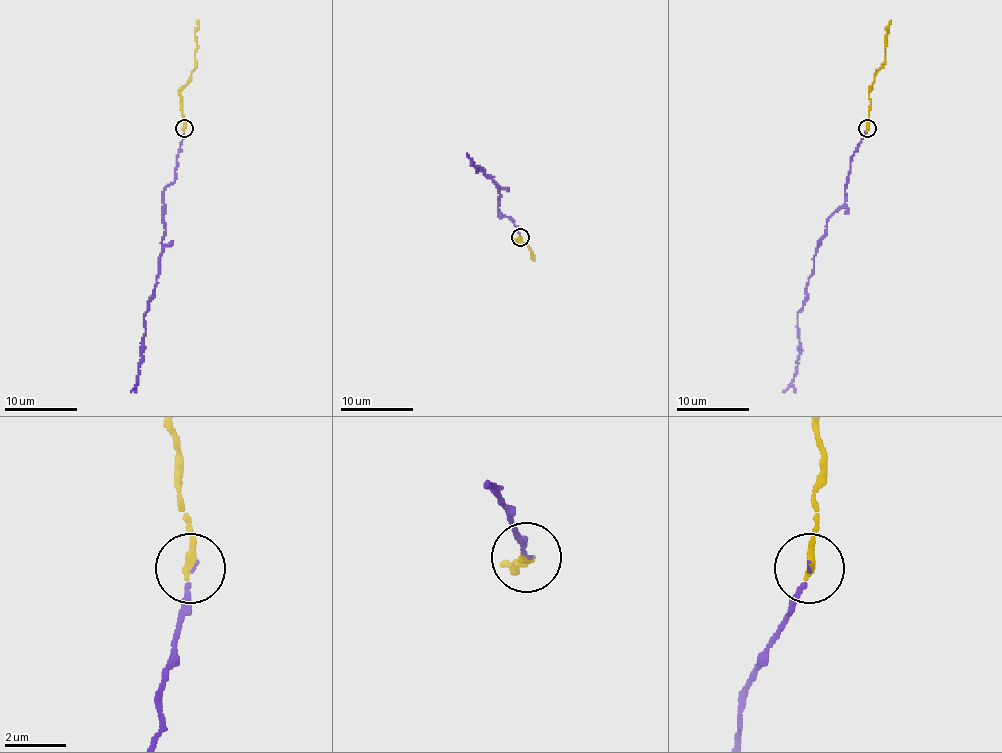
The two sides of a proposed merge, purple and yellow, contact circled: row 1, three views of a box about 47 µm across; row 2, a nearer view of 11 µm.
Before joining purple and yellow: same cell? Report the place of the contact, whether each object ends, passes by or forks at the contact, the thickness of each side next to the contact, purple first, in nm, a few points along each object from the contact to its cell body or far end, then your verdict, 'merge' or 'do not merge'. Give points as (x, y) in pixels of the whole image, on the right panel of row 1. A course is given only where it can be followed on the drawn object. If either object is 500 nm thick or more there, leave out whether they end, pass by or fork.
place (867, 128); purple ends; yellow ends; calibres 110 and 280 nm; course purple (867, 129), (850, 162), (847, 201), (816, 248), (797, 317), (795, 376), (783, 392); course yellow (867, 128), (868, 89), (876, 71), (883, 64), (885, 36), (890, 20); merge

